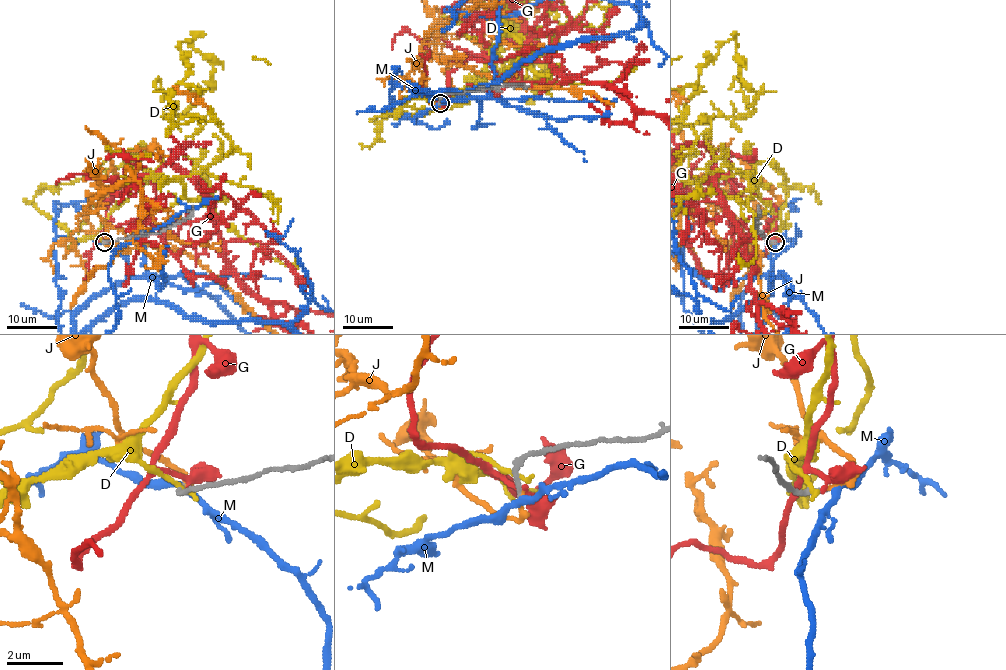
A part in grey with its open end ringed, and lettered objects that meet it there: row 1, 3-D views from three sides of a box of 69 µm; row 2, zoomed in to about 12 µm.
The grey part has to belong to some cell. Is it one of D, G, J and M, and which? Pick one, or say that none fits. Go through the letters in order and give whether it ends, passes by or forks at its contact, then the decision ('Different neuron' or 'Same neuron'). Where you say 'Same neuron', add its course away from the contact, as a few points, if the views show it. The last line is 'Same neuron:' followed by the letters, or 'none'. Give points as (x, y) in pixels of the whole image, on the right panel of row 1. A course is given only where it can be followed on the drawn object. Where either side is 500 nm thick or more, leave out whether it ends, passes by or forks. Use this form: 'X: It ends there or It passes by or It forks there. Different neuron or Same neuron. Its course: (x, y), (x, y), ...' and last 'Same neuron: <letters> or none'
D: It ends there. Different neuron
G: It passes by. Different neuron
J: It ends there. Same neuron
M: It passes by. Different neuron
Same neuron: J

